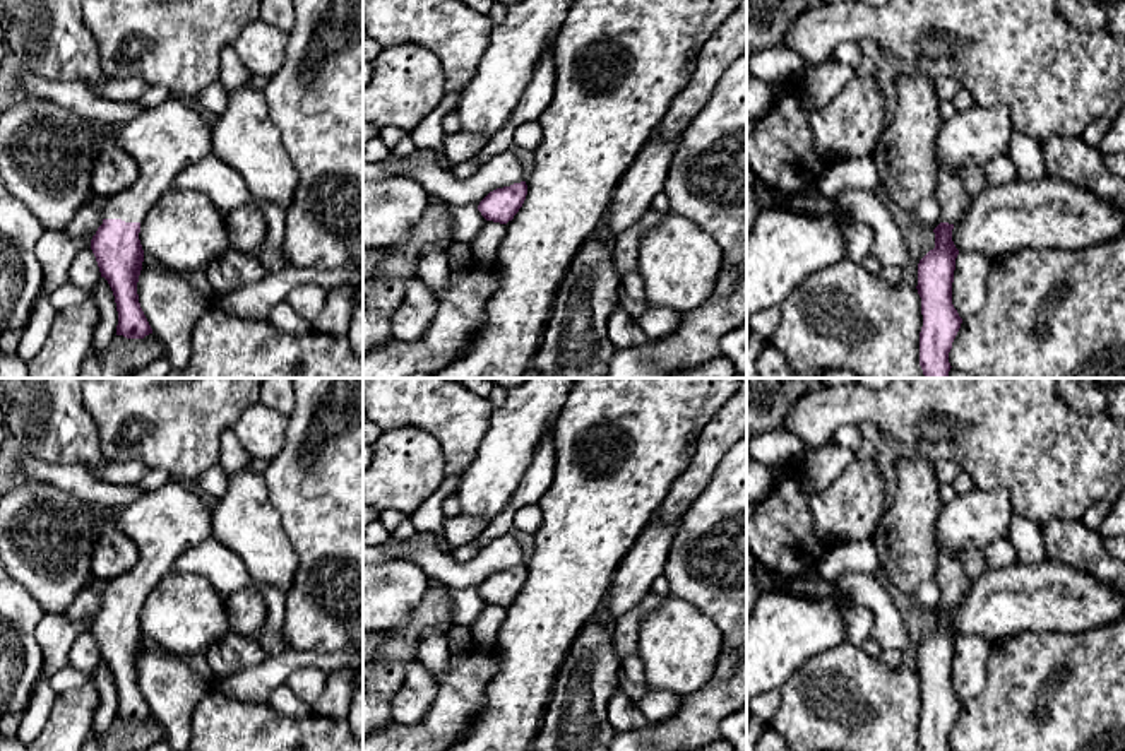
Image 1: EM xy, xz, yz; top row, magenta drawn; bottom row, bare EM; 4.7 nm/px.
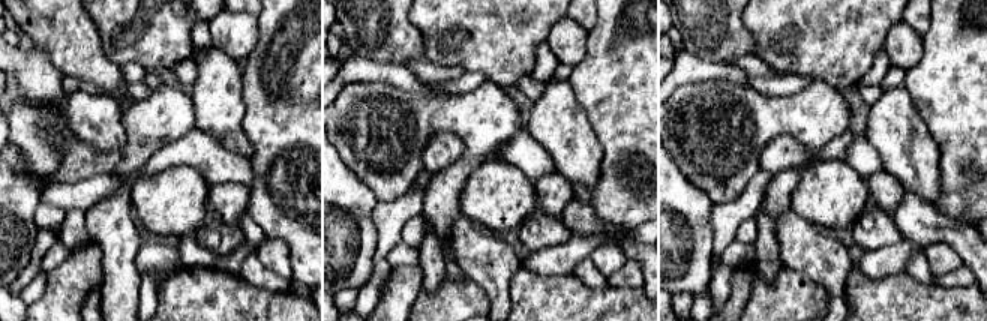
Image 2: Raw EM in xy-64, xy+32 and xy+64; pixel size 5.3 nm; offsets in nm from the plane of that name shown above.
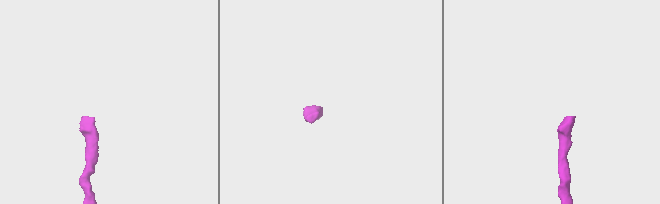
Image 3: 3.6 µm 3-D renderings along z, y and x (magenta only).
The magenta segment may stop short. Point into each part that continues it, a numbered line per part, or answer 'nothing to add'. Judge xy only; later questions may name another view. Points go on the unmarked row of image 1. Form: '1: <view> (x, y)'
1: xy (47, 536)

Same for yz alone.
1: yz (973, 520)

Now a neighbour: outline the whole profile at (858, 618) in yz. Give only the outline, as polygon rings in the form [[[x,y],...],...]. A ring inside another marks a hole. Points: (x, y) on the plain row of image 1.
[[[851,604],[842,609],[846,623],[846,642],[861,647],[870,636],[875,614],[870,607],[861,604]]]

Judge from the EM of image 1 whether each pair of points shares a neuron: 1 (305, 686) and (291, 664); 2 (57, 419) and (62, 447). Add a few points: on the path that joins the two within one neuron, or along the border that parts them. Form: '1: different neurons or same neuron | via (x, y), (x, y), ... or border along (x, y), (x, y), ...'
1: different neurons | border along (327, 673), (317, 668), (298, 668), (285, 681)
2: same neuron | via (57, 426), (62, 440)

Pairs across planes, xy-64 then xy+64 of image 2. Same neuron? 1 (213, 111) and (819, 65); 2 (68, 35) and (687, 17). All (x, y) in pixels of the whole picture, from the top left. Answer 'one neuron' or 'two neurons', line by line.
1: two neurons
2: one neuron

